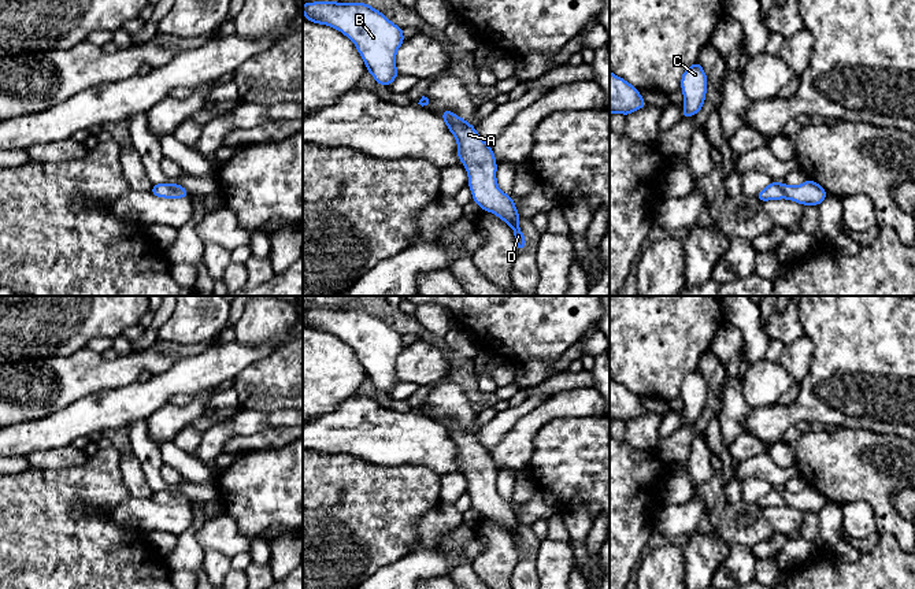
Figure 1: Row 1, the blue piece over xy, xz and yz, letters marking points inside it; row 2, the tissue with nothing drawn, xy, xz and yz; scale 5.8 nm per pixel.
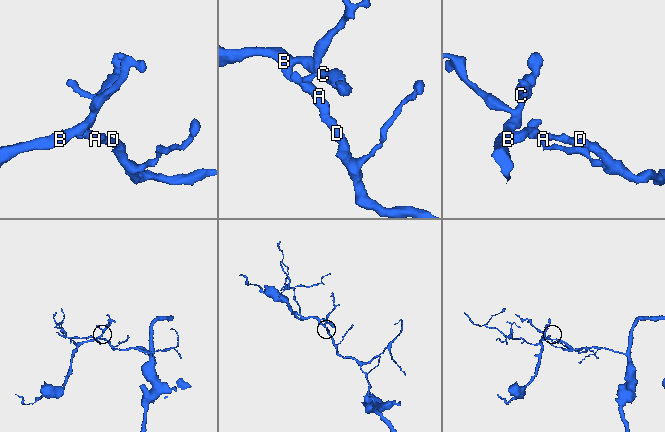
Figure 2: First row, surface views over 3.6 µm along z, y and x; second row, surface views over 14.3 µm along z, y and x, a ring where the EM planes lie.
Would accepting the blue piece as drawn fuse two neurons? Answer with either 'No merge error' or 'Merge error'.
No merge error

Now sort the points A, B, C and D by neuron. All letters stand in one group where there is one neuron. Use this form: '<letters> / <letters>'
A B C D

